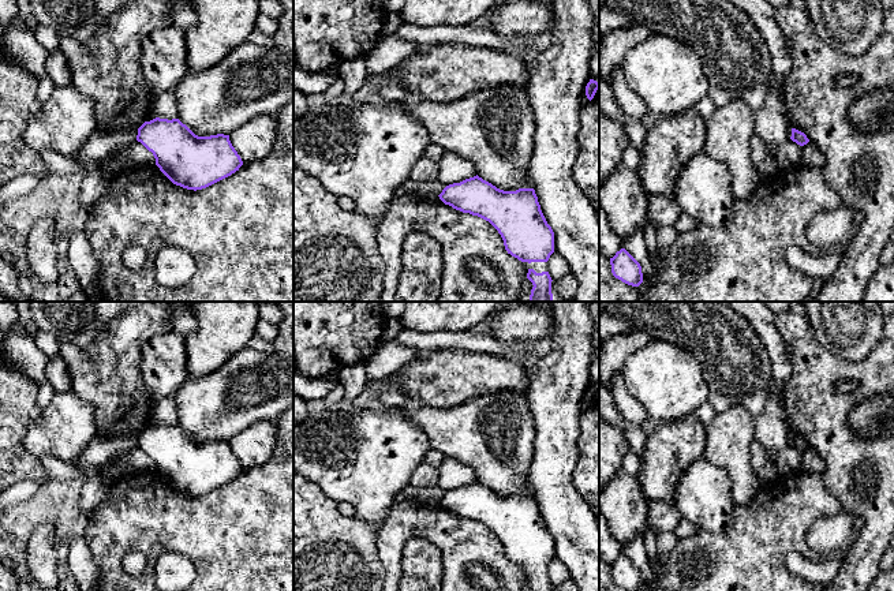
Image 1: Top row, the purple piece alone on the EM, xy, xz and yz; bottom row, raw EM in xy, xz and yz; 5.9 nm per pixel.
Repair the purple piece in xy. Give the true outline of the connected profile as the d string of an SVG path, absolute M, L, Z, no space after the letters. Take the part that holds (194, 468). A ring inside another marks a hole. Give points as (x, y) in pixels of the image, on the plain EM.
M179 424L145 427L136 446L153 459L156 471L173 490L187 495L206 494L243 471L229 441L198 442Z

